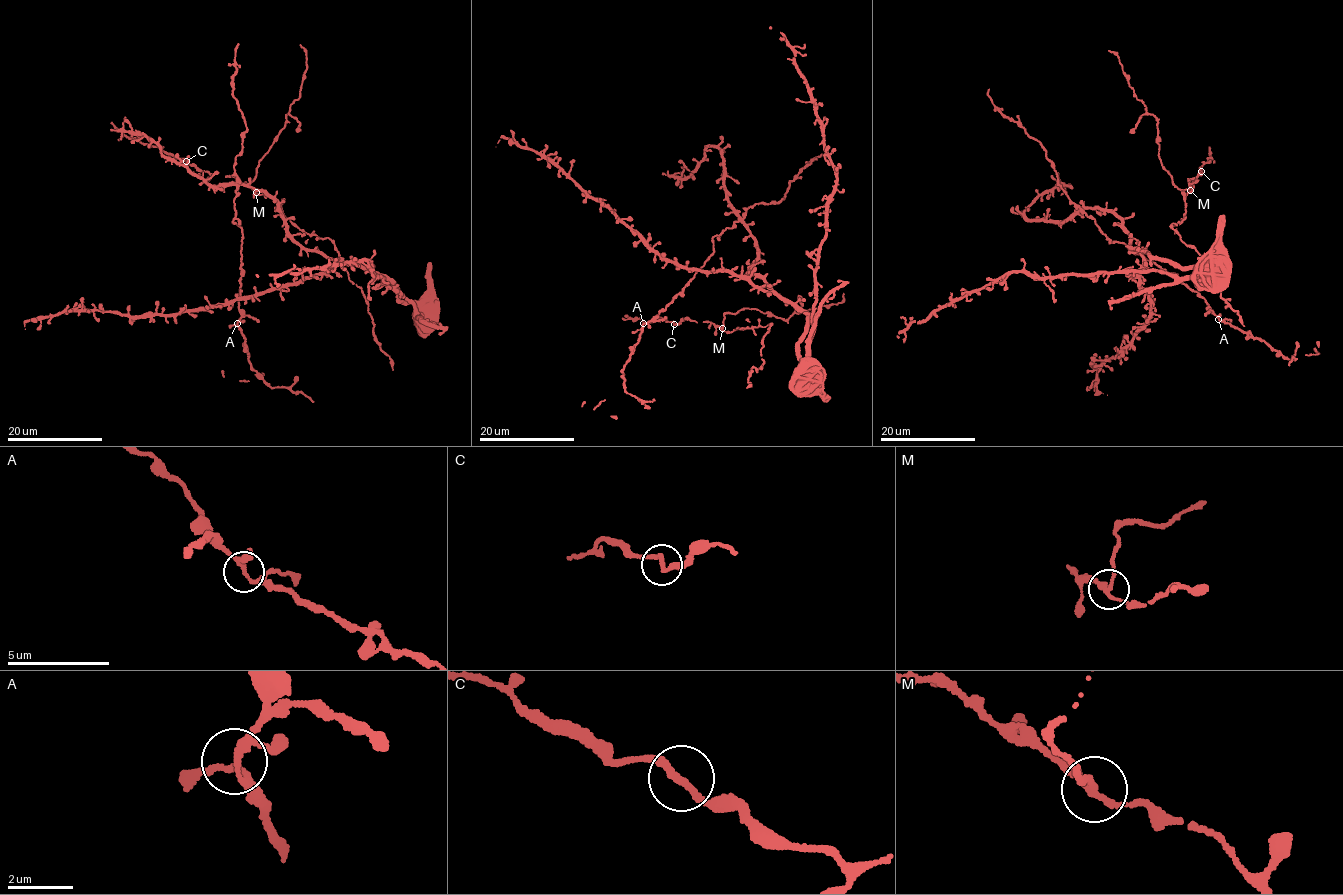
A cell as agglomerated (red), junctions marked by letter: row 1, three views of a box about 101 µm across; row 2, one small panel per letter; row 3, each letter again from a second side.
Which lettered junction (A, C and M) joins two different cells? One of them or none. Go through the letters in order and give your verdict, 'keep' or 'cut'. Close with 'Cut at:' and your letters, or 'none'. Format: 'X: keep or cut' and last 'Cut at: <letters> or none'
A: keep
C: keep
M: cut
Cut at: M

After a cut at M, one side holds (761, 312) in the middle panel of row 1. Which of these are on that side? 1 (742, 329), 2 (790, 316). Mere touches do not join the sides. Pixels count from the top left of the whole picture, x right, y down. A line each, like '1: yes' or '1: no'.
1: no
2: yes

